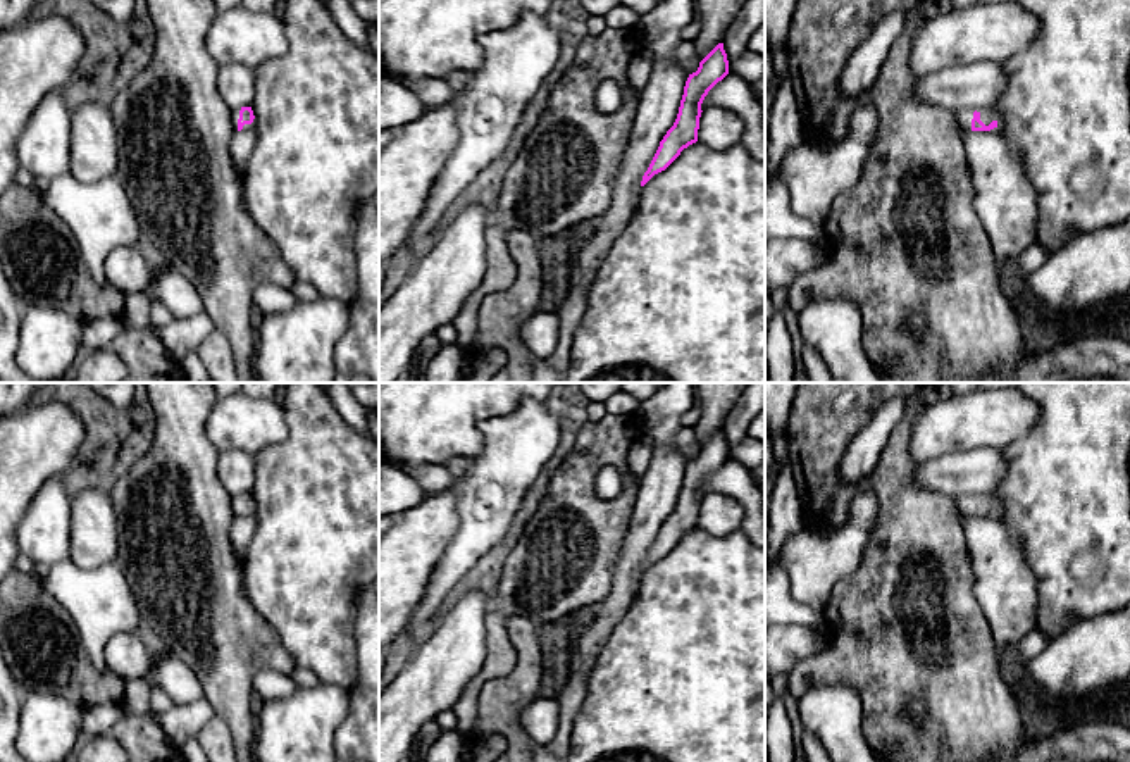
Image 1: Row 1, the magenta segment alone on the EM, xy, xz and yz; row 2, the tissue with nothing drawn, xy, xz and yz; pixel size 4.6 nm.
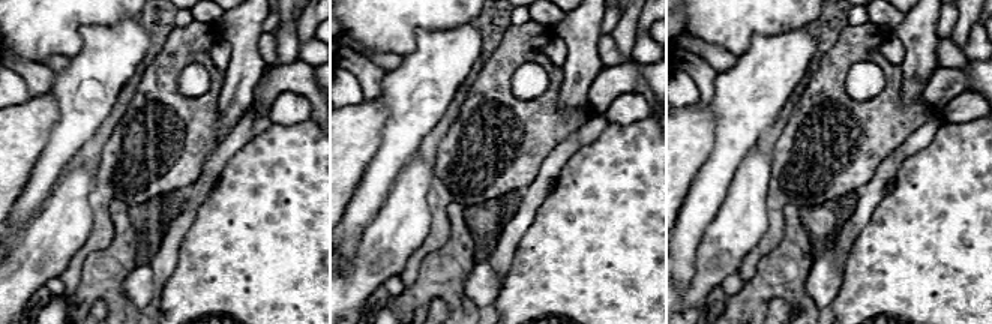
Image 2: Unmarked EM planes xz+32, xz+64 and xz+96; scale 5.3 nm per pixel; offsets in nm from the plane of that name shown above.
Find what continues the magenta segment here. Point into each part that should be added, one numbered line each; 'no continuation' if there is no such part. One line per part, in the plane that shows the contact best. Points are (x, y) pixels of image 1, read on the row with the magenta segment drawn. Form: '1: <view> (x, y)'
1: yz (987, 114)

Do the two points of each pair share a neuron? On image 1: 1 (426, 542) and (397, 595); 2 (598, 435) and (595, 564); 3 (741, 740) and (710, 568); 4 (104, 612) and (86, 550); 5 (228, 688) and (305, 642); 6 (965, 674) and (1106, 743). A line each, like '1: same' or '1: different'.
1: same
2: same
3: same
4: different
5: different
6: different

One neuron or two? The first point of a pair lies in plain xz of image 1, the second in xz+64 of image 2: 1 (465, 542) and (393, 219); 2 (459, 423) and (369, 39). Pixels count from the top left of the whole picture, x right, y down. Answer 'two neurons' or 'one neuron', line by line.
1: two neurons
2: one neuron

